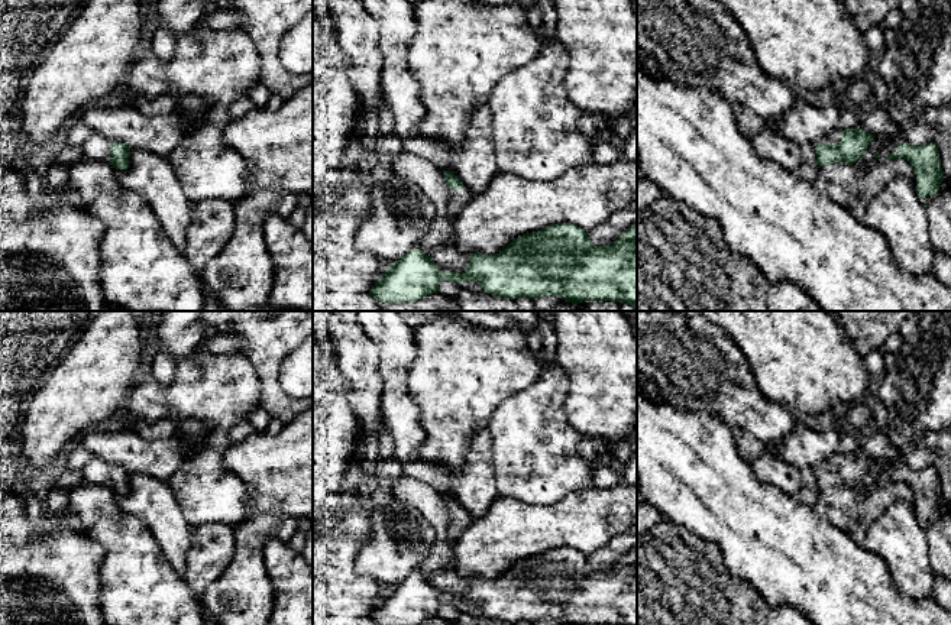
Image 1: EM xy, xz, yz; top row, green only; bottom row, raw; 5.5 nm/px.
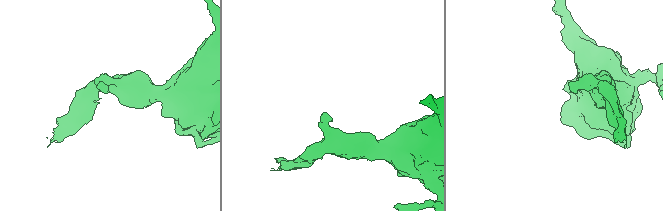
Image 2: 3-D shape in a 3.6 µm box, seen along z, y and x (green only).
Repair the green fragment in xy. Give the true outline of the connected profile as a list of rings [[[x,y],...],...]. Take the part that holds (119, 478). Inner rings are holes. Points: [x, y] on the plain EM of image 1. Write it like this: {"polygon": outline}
{"polygon": [[[93,457],[83,467],[83,482],[109,486],[116,493],[127,493],[130,473],[122,466],[111,466],[100,457]]]}

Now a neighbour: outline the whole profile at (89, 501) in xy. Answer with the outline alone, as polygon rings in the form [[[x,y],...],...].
[[[81,482],[69,489],[68,505],[77,514],[81,525],[88,528],[103,514],[119,512],[114,493],[109,486]]]

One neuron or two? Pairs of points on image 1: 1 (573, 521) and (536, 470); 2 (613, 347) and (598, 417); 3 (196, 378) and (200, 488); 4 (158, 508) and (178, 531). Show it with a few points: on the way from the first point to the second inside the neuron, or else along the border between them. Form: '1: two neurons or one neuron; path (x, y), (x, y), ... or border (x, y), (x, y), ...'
1: two neurons; border (589, 488), (571, 491), (547, 504), (523, 501)
2: one neuron; path (613, 365), (613, 385), (605, 400)
3: one neuron; path (217, 405), (217, 441), (209, 460)
4: one neuron; path (161, 514), (172, 525)

